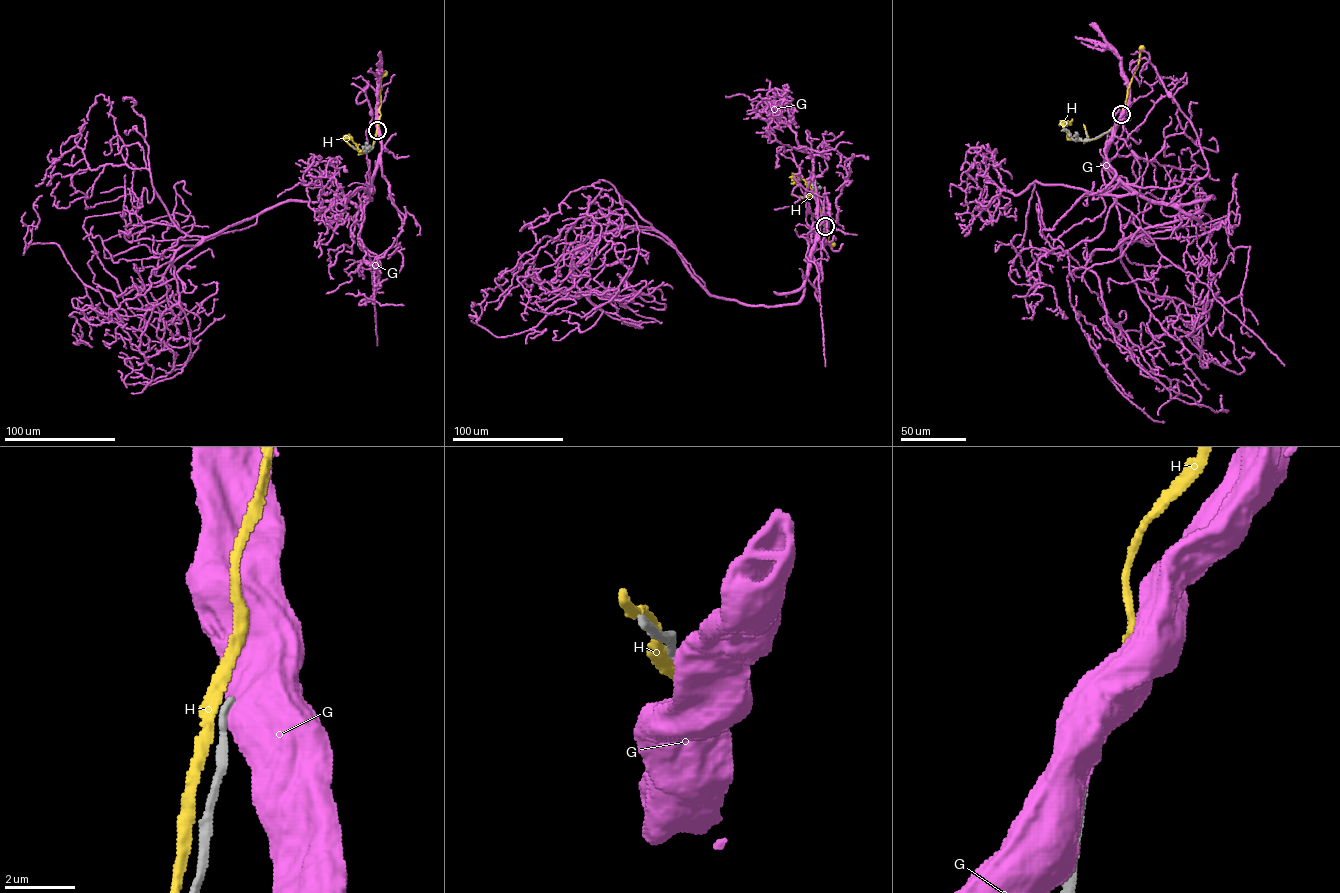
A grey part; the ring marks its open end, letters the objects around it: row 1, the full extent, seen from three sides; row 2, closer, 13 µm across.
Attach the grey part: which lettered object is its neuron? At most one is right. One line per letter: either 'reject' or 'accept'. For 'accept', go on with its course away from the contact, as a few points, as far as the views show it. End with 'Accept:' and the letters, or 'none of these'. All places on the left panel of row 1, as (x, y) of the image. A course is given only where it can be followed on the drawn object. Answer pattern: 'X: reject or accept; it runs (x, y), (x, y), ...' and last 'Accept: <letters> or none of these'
G: reject
H: reject
Accept: none of these

